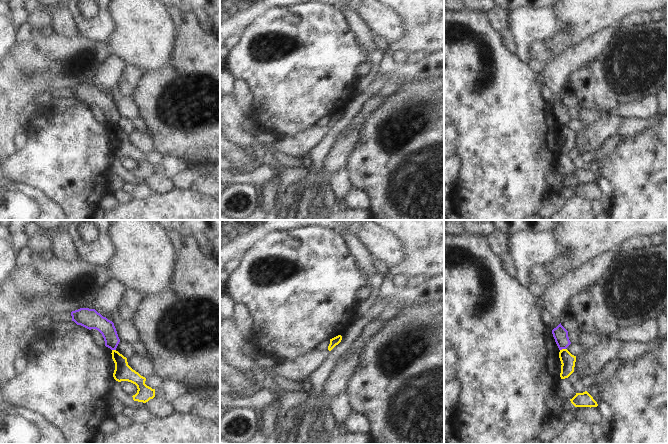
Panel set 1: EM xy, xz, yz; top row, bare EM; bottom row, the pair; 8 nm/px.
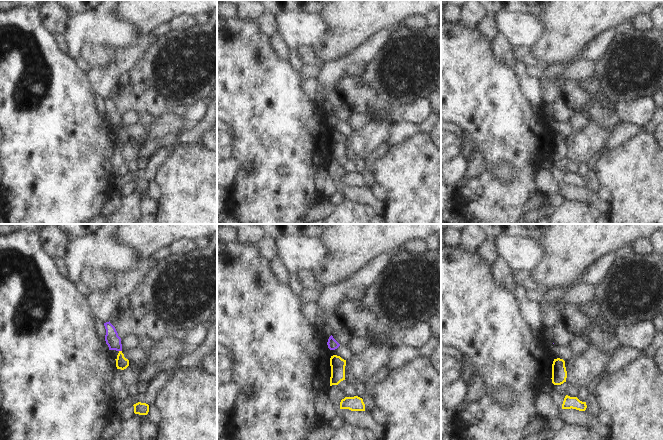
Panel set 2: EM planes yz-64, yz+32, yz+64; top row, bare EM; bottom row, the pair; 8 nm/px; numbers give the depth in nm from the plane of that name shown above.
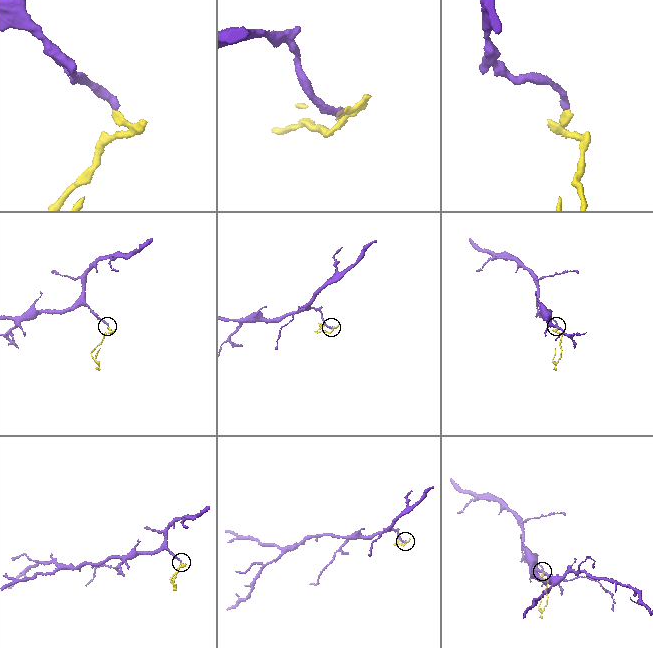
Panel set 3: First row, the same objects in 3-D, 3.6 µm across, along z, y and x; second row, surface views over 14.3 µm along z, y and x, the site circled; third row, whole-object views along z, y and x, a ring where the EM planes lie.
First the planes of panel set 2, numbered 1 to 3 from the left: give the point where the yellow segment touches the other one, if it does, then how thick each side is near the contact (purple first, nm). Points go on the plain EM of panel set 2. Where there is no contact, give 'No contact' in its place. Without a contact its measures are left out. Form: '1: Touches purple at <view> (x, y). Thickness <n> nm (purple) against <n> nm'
1: Touches purple at yz-64 (120, 126). Thickness 120 nm (purple) against 100 nm
2: No contact
3: No contact.

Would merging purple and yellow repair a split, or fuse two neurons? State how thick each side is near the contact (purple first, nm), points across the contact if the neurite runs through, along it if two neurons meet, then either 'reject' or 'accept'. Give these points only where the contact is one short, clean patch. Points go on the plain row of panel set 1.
calibres 120 and 120 nm; border yz (565, 124), (560, 126); reject

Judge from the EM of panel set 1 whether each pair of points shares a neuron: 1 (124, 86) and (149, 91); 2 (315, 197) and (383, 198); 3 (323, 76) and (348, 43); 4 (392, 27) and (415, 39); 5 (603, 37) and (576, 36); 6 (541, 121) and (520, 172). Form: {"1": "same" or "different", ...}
{"1": "different", "2": "different", "3": "same", "4": "different", "5": "different", "6": "same"}

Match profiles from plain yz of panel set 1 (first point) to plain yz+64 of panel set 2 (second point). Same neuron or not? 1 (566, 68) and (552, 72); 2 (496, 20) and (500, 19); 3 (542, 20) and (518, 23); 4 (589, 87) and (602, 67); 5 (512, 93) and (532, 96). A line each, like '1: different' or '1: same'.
1: same
2: different
3: same
4: same
5: different

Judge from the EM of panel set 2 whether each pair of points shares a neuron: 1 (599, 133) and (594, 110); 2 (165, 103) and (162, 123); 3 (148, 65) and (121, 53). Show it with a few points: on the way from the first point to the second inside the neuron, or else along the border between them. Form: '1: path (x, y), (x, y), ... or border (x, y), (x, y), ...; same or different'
1: border (590, 122), (608, 127), (612, 131); different
2: border (172, 111), (161, 114), (156, 119); different
3: border (153, 43), (146, 53), (120, 76); different

